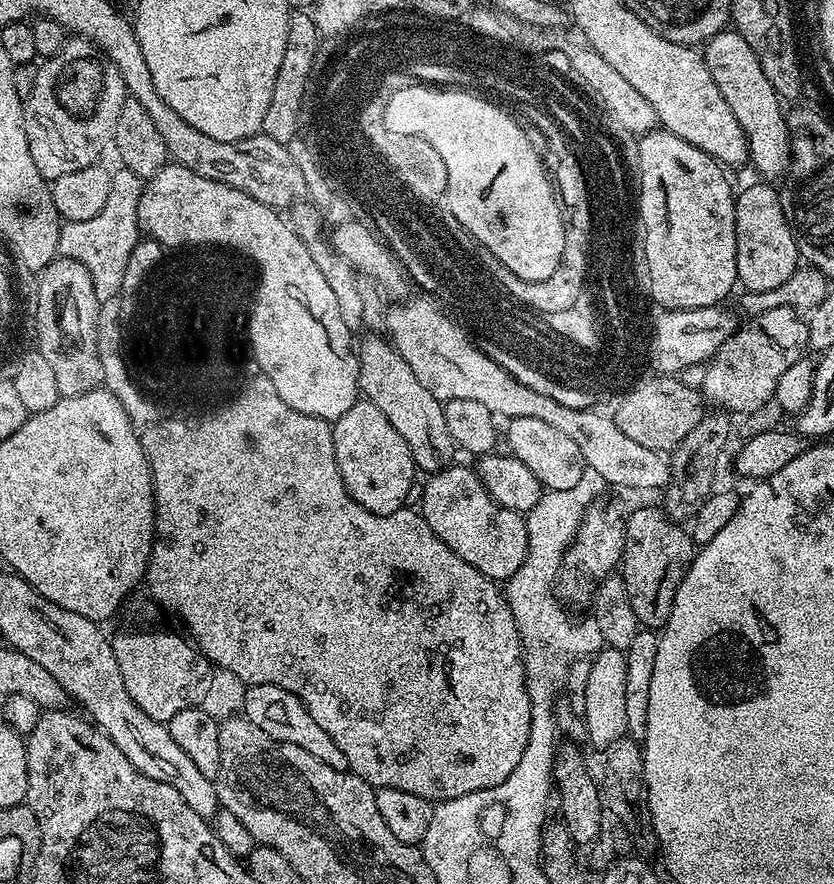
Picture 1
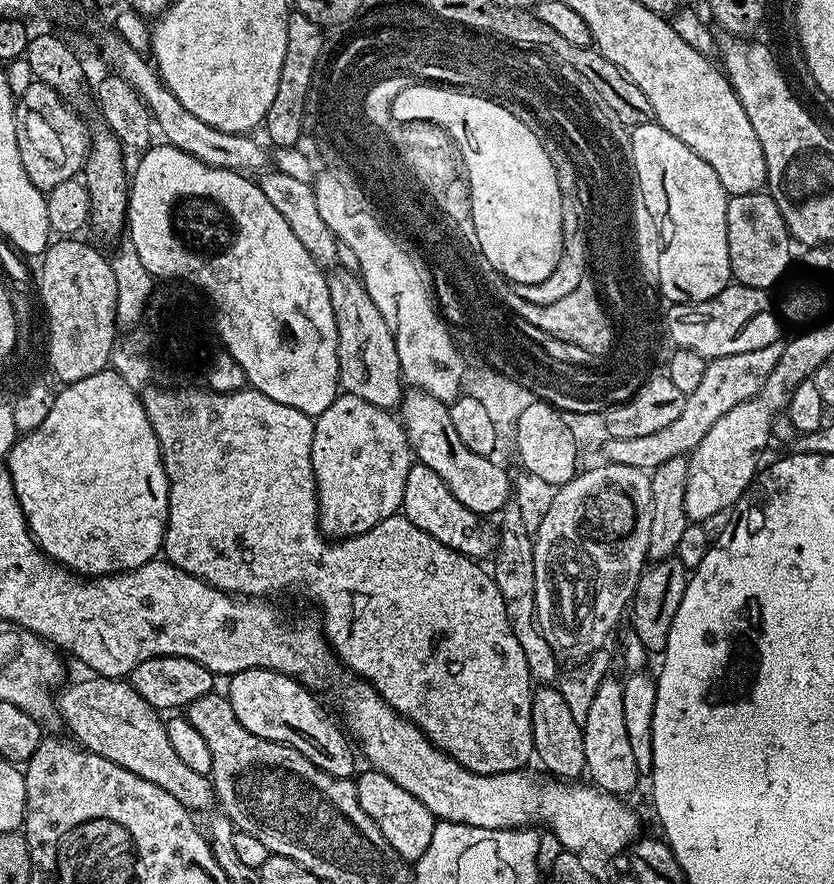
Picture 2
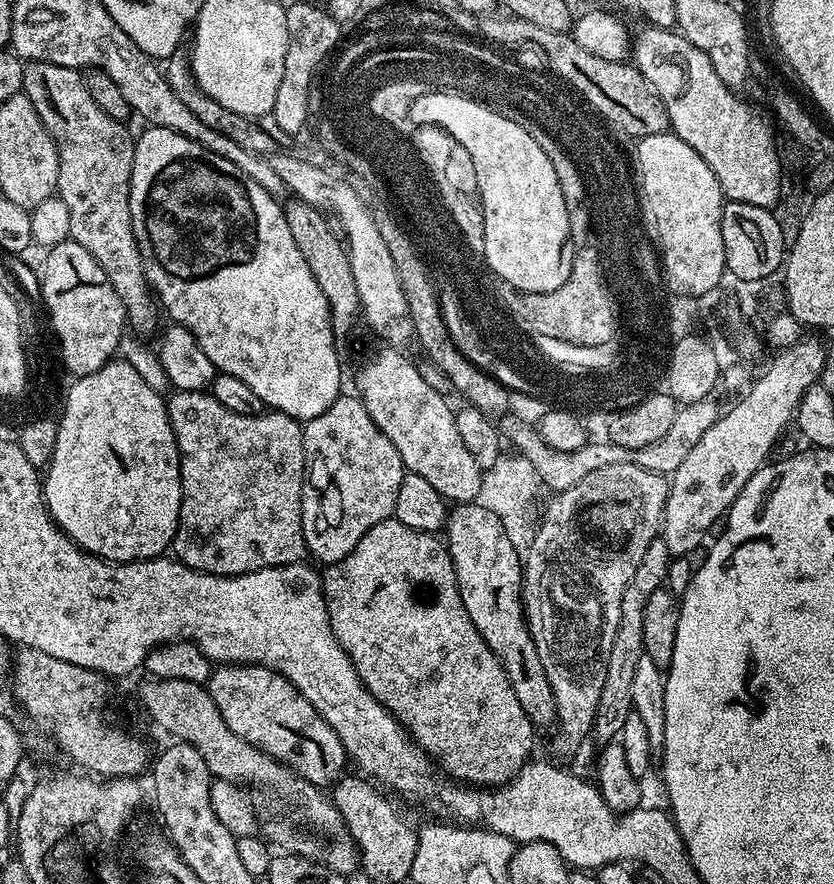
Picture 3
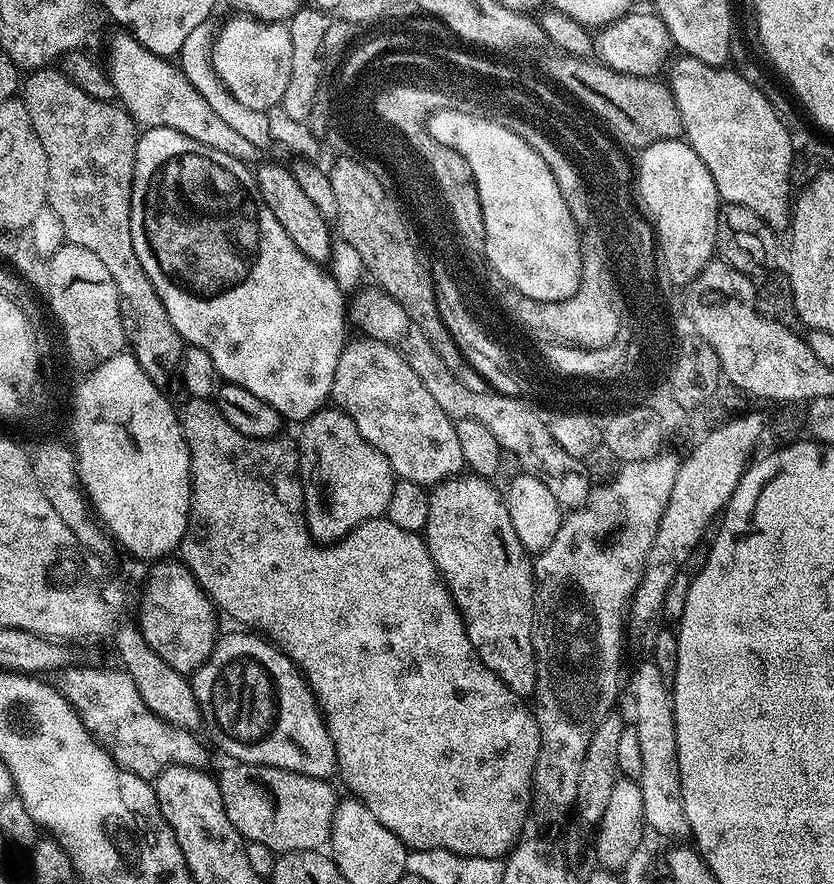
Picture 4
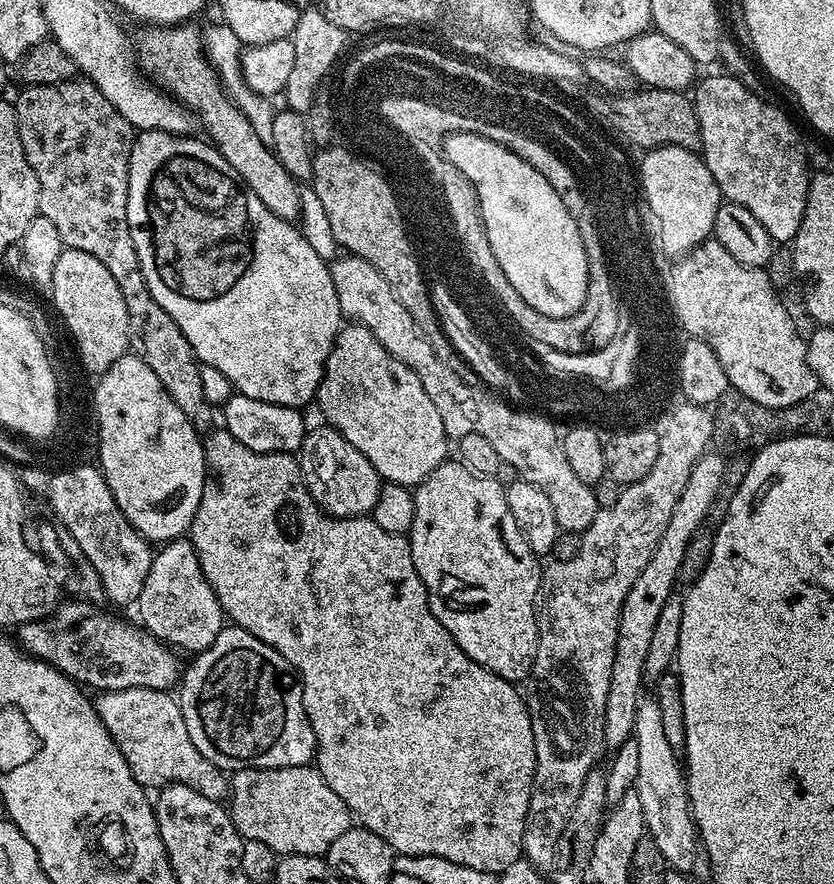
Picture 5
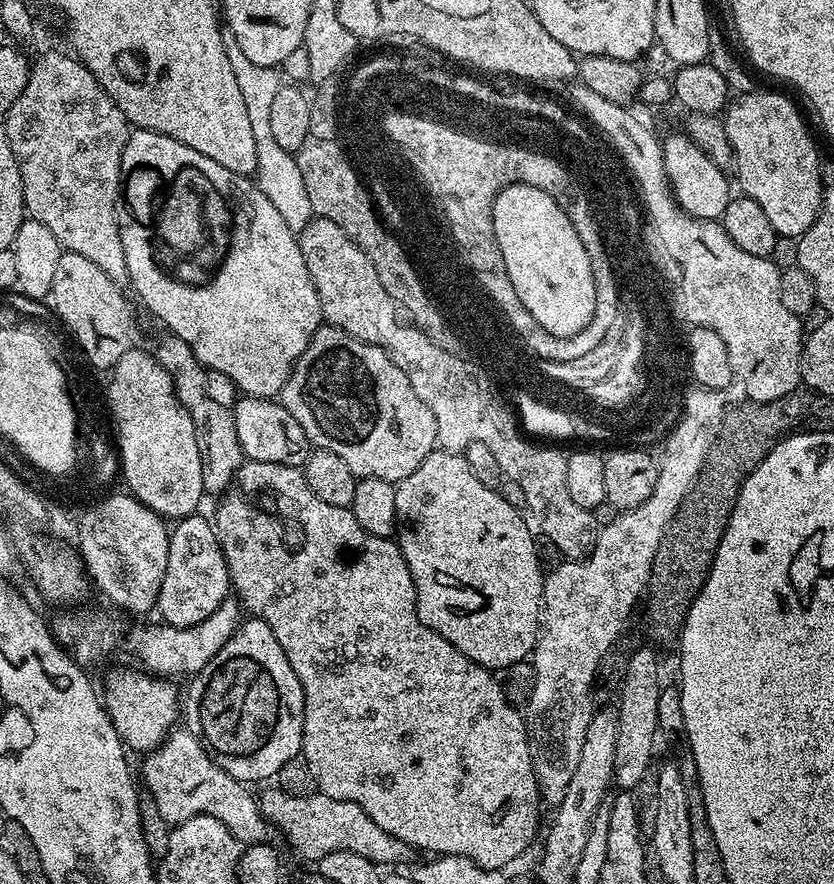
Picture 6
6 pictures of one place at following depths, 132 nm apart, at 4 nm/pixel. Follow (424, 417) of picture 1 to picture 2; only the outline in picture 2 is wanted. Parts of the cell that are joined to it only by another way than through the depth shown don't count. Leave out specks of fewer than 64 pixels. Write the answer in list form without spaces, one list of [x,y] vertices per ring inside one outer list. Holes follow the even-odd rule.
[[[329,271],[327,278],[330,306],[334,306],[334,322],[338,330],[340,388],[354,394],[354,398],[362,398],[379,408],[395,409],[406,388],[400,375],[398,350],[394,350],[394,340],[390,326],[386,326],[386,318],[378,314],[374,298],[366,294],[366,286],[355,271]]]

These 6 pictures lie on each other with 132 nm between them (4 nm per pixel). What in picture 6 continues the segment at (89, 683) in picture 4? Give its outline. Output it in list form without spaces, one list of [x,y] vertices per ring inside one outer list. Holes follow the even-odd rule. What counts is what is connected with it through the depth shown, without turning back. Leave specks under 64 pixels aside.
[[[173,730],[164,741],[143,757],[146,792],[153,796],[165,824],[175,826],[195,816],[218,818],[245,844],[262,844],[273,835],[274,829],[263,814],[255,795],[248,793],[247,783],[235,780],[210,758],[200,739],[187,730]]]

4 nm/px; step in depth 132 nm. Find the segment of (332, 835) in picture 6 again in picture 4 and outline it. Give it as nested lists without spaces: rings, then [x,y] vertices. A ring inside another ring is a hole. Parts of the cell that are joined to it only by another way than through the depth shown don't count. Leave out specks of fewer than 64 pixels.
[[[228,762],[228,765],[218,772],[218,783],[226,818],[234,822],[236,829],[244,835],[245,841],[262,842],[262,846],[270,846],[270,850],[277,854],[320,850],[329,843],[338,795],[336,796],[328,780],[315,780],[313,776],[304,776],[301,772],[271,768],[265,764]]]

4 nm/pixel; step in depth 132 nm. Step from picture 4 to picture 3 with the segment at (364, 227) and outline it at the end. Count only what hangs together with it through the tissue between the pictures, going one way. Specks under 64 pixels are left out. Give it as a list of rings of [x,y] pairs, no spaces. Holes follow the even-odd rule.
[[[389,222],[381,224],[382,238],[386,238],[386,246],[390,249],[390,255],[394,258],[394,266],[398,266],[398,278],[402,282],[403,292],[406,294],[407,305],[410,306],[410,314],[413,326],[415,326],[415,341],[426,352],[429,363],[435,365],[441,377],[467,400],[471,407],[478,408],[489,414],[504,411],[511,398],[510,392],[491,376],[485,375],[480,368],[476,368],[460,352],[445,324],[444,315],[441,312],[439,293],[433,279],[428,276],[429,265],[420,260],[419,253],[409,245],[410,237],[404,232],[403,227],[394,226]]]

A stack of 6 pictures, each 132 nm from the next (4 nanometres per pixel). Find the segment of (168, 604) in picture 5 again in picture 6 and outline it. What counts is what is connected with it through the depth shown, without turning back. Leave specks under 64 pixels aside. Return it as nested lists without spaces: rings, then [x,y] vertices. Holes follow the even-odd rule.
[[[193,514],[175,521],[168,537],[168,557],[166,558],[166,574],[162,574],[162,586],[158,590],[155,611],[160,612],[159,619],[175,628],[194,626],[202,622],[209,614],[214,614],[222,601],[229,599],[228,567],[222,554],[222,546],[216,537],[213,521],[201,514]]]

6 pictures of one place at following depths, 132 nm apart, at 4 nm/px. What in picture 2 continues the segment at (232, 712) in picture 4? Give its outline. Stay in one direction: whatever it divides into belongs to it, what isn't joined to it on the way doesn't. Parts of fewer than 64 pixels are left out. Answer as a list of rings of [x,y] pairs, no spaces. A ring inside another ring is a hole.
[[[255,668],[234,674],[227,684],[226,695],[230,706],[234,706],[238,722],[242,722],[242,726],[246,726],[250,734],[258,734],[258,738],[266,738],[270,742],[278,742],[298,750],[298,754],[310,758],[314,766],[326,770],[326,774],[334,778],[347,780],[357,775],[358,756],[349,737],[335,719],[332,721],[326,713],[320,712],[316,705],[317,697],[292,676]]]

